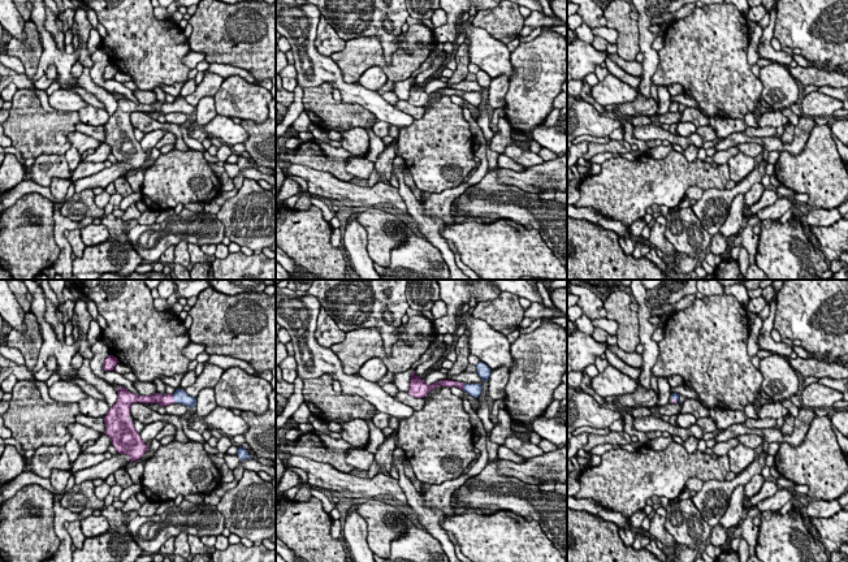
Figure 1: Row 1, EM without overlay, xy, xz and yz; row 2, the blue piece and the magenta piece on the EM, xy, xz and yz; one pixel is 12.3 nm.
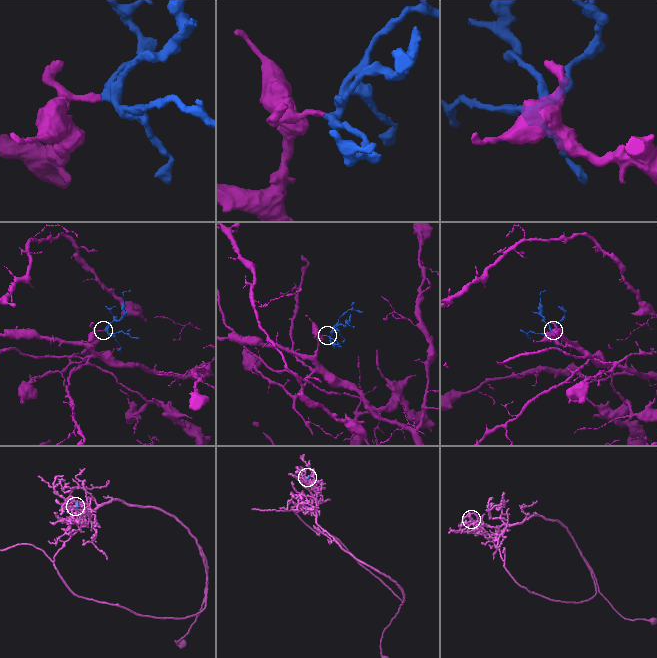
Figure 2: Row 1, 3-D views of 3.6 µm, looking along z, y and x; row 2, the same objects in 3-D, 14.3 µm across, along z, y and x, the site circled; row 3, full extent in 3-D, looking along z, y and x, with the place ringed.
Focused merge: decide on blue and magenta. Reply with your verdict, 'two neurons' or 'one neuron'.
one neuron

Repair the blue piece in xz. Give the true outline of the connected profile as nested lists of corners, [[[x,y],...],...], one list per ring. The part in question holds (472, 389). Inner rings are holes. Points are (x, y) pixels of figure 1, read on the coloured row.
[[[415,371],[411,373],[408,394],[415,398],[424,398],[431,390],[437,386],[457,386],[463,392],[468,393],[471,397],[477,398],[481,394],[481,384],[463,384],[454,380],[440,380],[434,384],[427,385],[424,380],[415,375]]]

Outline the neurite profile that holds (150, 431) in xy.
[[[153,422],[151,424],[144,425],[143,431],[139,433],[140,438],[144,444],[152,441],[157,433],[164,428],[166,422]]]

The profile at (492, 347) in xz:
[[[460,310],[457,317],[458,327],[466,327],[464,333],[468,334],[471,355],[476,355],[490,369],[502,366],[507,367],[509,371],[512,368],[511,343],[505,334],[492,329],[484,320],[475,319],[468,311],[463,312]]]

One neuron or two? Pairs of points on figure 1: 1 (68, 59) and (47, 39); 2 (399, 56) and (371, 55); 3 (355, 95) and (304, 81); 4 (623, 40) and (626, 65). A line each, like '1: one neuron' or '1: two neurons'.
1: one neuron
2: one neuron
3: one neuron
4: two neurons

